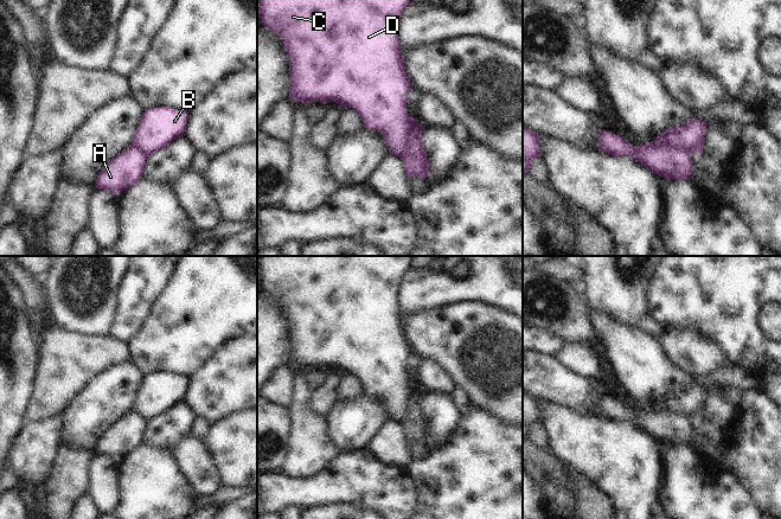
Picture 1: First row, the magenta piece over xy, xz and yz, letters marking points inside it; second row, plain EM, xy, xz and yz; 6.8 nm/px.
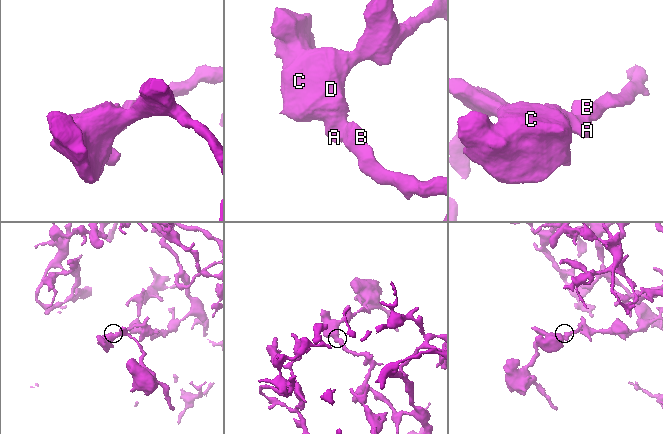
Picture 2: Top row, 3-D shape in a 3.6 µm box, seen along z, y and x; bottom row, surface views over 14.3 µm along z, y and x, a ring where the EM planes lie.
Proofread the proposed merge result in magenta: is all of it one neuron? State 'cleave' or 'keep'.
cleave

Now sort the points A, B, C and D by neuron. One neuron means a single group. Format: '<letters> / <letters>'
A C D / B

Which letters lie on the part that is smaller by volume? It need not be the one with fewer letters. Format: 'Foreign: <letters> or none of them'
Foreign: A, C, D

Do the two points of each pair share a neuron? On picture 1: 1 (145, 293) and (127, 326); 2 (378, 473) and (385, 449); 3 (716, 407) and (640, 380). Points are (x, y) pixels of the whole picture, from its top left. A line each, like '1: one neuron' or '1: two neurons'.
1: one neuron
2: two neurons
3: two neurons

